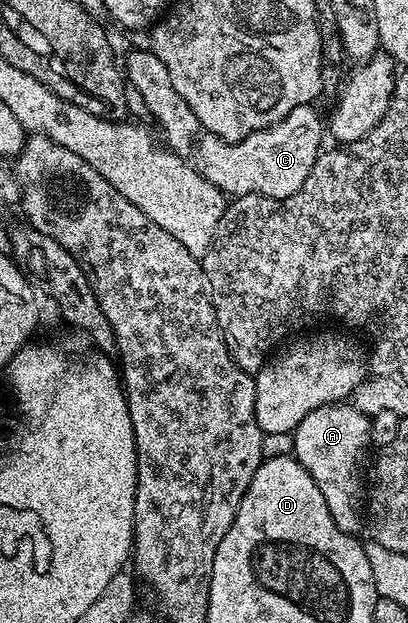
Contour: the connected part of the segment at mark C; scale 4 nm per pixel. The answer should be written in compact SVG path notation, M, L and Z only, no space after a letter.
M132 48L131 54L127 57L127 69L125 65L126 84L132 85L139 94L145 99L145 105L150 113L150 120L155 120L159 124L159 129L163 132L166 148L170 152L176 153L180 159L191 165L209 183L213 183L217 188L232 198L244 197L250 193L256 193L258 197L288 197L293 195L309 179L309 171L313 171L313 163L319 158L323 137L325 133L325 121L319 118L319 113L315 110L314 104L298 105L285 115L276 125L270 125L267 129L262 129L256 133L251 133L245 139L236 141L222 141L217 135L208 133L204 130L203 124L193 115L189 103L177 95L173 87L173 79L169 79L169 71L165 71L165 63L157 59L157 55L151 52L150 48Z

